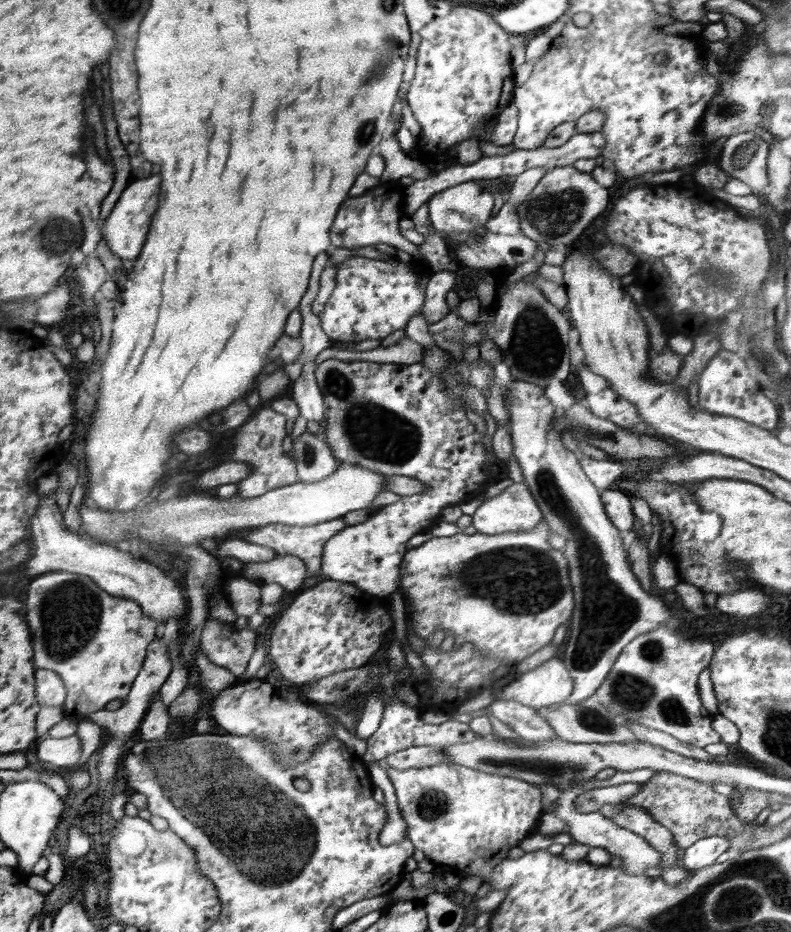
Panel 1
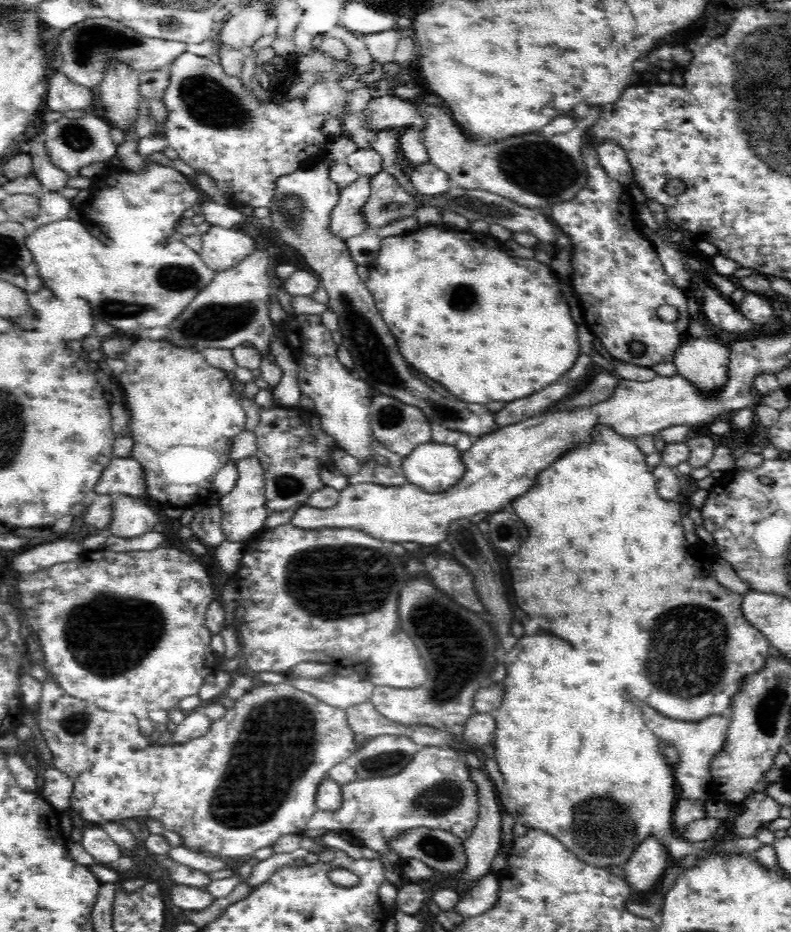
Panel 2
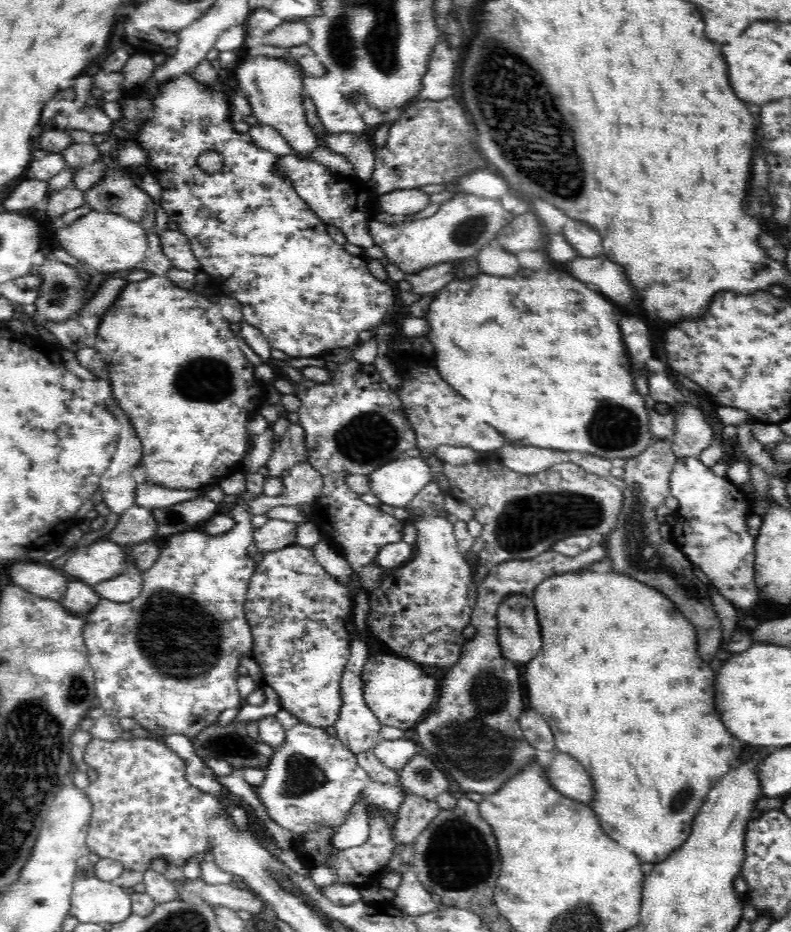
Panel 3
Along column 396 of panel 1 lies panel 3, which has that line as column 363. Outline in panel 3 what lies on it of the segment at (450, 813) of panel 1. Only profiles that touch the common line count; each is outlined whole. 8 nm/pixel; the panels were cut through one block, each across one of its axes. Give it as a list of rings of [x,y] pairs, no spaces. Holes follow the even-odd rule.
[[[299,722],[286,730],[282,746],[275,749],[268,762],[263,783],[253,788],[267,808],[269,817],[290,830],[294,836],[328,826],[336,830],[344,824],[360,796],[365,798],[369,817],[381,816],[380,810],[387,810],[397,818],[406,794],[436,801],[440,794],[448,793],[448,779],[432,763],[426,752],[415,754],[404,764],[398,771],[398,778],[395,785],[374,781],[357,765],[355,754],[342,744],[336,734],[330,735],[325,728]]]

